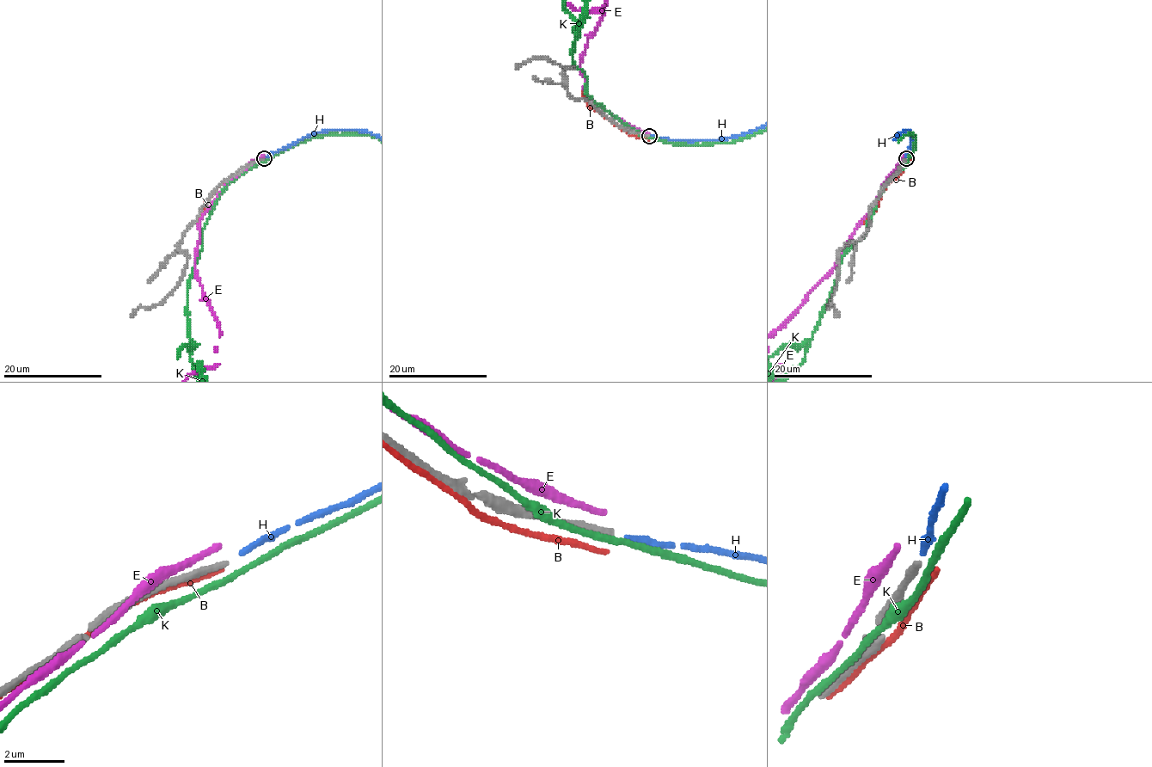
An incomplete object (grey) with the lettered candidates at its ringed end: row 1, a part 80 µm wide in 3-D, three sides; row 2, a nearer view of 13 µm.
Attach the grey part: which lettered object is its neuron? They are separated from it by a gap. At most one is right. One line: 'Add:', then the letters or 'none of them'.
Add: H

